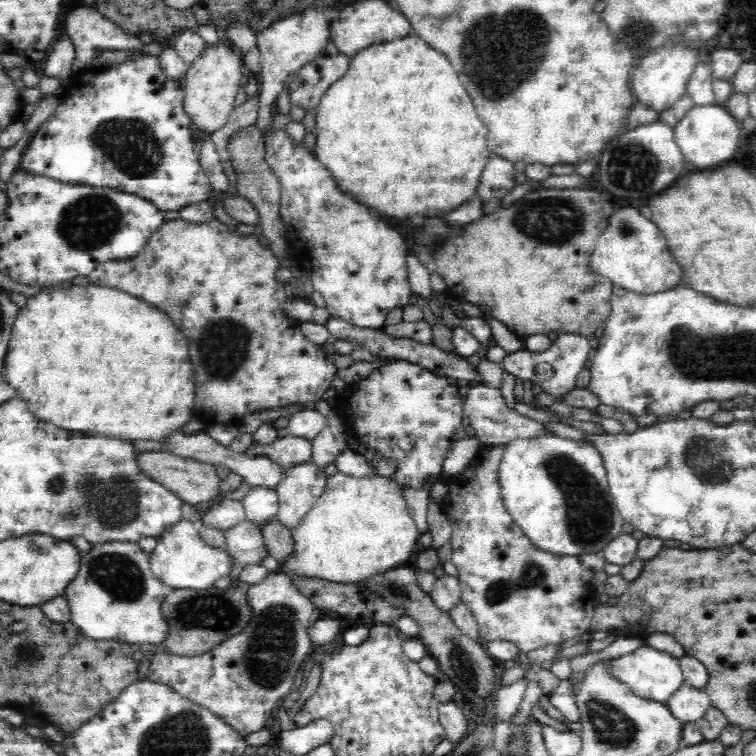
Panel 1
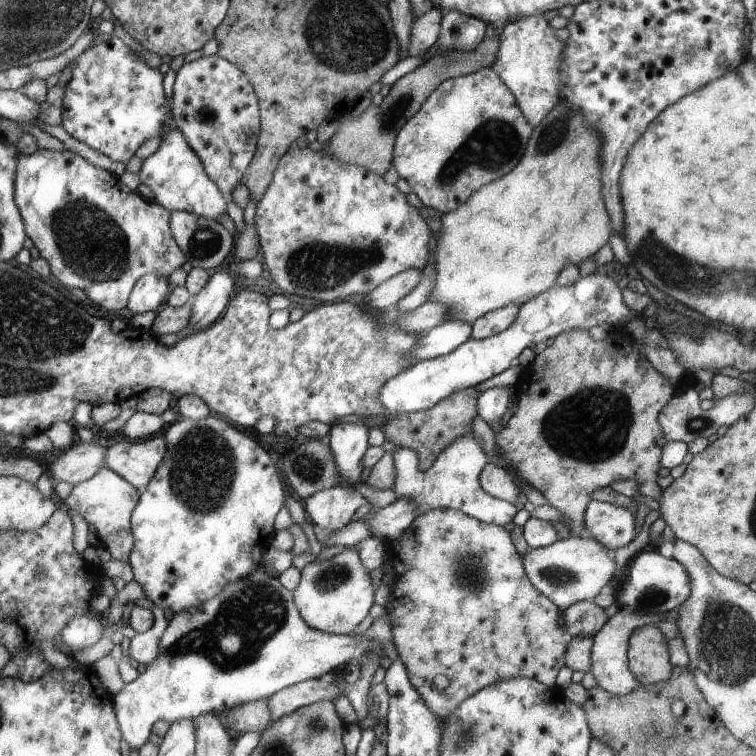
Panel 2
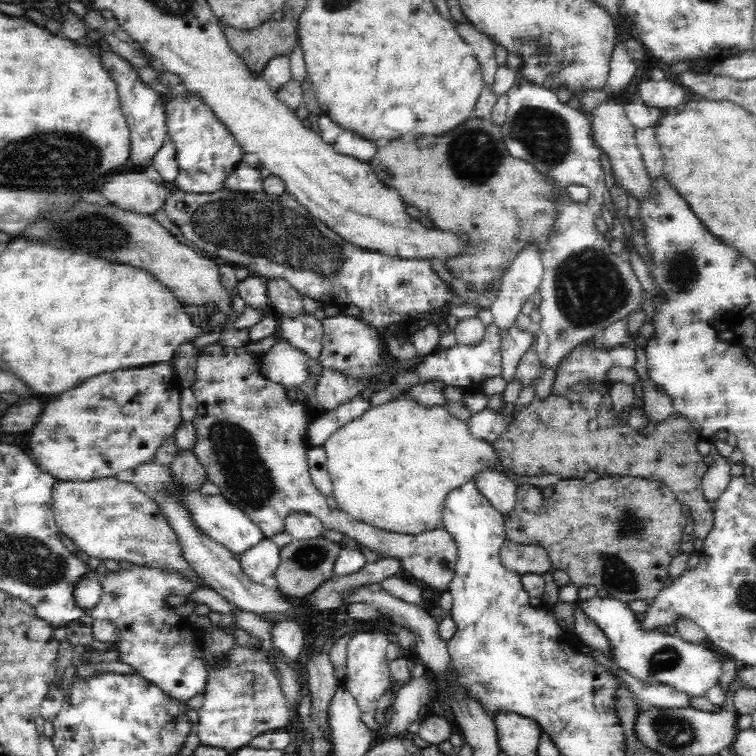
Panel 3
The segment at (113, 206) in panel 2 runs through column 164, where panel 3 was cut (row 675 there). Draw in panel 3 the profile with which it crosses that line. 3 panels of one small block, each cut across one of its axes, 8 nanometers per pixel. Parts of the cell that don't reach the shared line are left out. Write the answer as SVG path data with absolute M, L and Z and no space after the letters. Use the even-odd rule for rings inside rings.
M235 644L218 666L209 669L203 695L205 701L202 708L197 710L200 723L196 729L202 746L227 751L242 749L258 735L291 729L295 720L273 663L268 661L266 651L258 648Z

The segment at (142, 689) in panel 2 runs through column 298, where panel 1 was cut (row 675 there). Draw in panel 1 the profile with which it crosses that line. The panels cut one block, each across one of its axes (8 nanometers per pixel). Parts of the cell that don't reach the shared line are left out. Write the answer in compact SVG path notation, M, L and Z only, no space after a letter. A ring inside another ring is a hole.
M648 644L638 648L636 652L632 652L628 656L612 660L612 664L609 664L609 672L621 684L628 685L636 696L660 704L665 704L684 681L678 659L669 653L650 648Z

